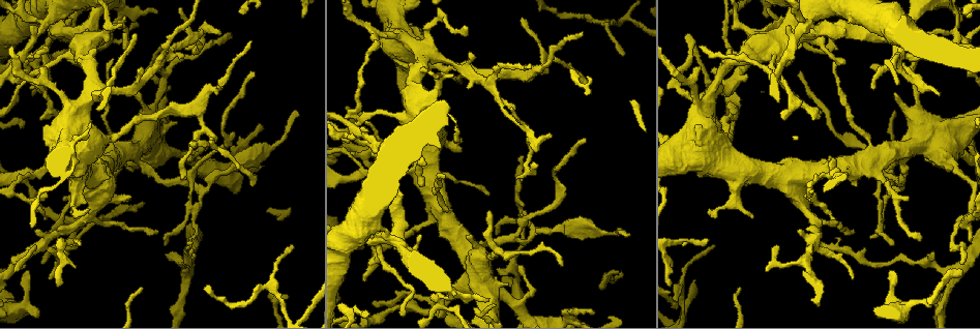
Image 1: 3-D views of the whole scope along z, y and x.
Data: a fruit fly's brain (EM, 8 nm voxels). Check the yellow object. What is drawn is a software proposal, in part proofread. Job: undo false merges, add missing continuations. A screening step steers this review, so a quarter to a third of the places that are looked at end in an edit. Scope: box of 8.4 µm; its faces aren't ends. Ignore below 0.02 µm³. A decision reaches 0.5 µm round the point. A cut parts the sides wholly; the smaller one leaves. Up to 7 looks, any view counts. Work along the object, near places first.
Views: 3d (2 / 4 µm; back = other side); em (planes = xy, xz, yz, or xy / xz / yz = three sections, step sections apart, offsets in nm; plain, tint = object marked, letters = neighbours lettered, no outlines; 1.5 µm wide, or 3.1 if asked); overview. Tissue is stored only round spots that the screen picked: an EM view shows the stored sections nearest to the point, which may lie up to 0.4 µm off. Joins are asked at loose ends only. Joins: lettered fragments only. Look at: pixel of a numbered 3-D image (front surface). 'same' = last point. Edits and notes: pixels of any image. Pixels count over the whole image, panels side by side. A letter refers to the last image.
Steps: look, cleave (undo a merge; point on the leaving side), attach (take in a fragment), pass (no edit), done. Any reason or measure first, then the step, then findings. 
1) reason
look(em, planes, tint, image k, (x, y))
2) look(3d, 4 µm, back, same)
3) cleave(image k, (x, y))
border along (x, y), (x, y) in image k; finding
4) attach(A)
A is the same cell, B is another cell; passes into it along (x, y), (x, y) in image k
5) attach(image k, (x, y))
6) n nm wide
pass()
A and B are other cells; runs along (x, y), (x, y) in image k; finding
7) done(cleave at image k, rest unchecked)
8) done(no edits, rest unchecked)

thin end
look(3d, 4 µm, image 1, (183, 178))

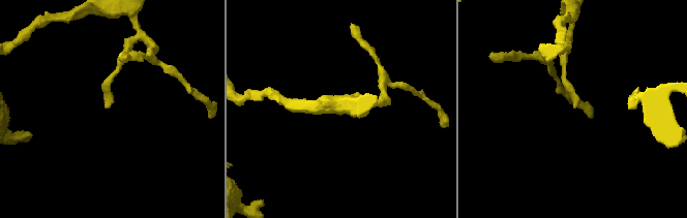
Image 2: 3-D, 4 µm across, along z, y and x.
look(em, planes, tint, image 2, (107, 107))

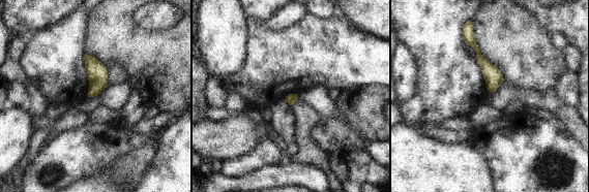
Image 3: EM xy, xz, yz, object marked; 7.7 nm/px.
look(em, planes, letters, same)

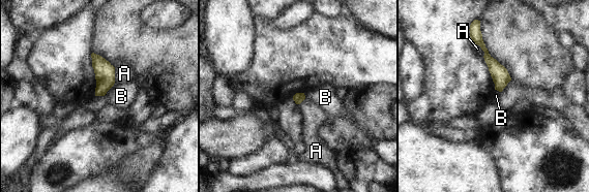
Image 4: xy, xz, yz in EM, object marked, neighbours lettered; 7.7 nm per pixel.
pass()
A and B are other cells; border along (472, 41), (483, 52), (486, 61) in image 4; no lettered fragment goes on from it

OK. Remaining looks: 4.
look(3d, 2 µm, back, image 1, (82, 58))

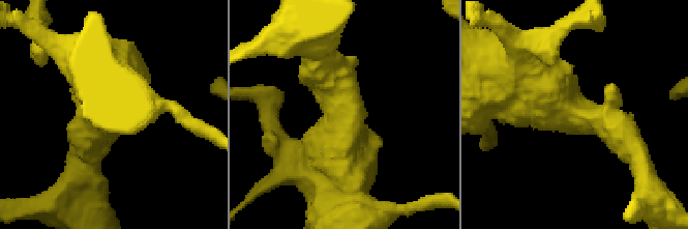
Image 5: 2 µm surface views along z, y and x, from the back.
arms of 240, 600 nm; now the EM
look(em, xy, step 4, tint, image 5, (344, 96))

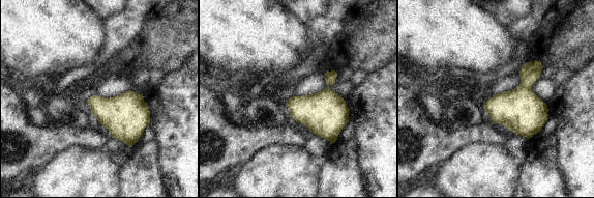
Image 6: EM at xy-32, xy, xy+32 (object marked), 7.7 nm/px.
another direction
look(em, planes, letters, same)

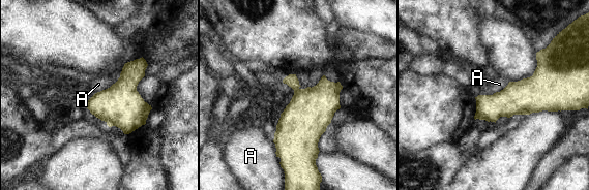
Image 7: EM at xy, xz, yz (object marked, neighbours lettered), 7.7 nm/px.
pass()
A is another cell; border along (113, 83), (95, 93) in image 7; one neuron here

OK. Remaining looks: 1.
look(em, planes, letters, image 1, (964, 262))

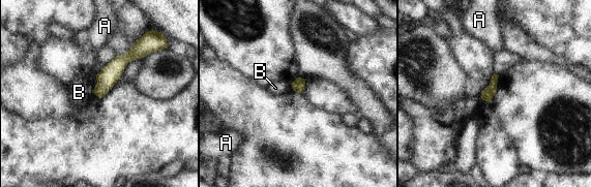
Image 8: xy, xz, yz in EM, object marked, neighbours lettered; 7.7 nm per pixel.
pass()
A and B are other cells; border along (291, 85), (292, 88) in image 8; none of them fits

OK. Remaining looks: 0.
done(no edits, rest unchecked)

